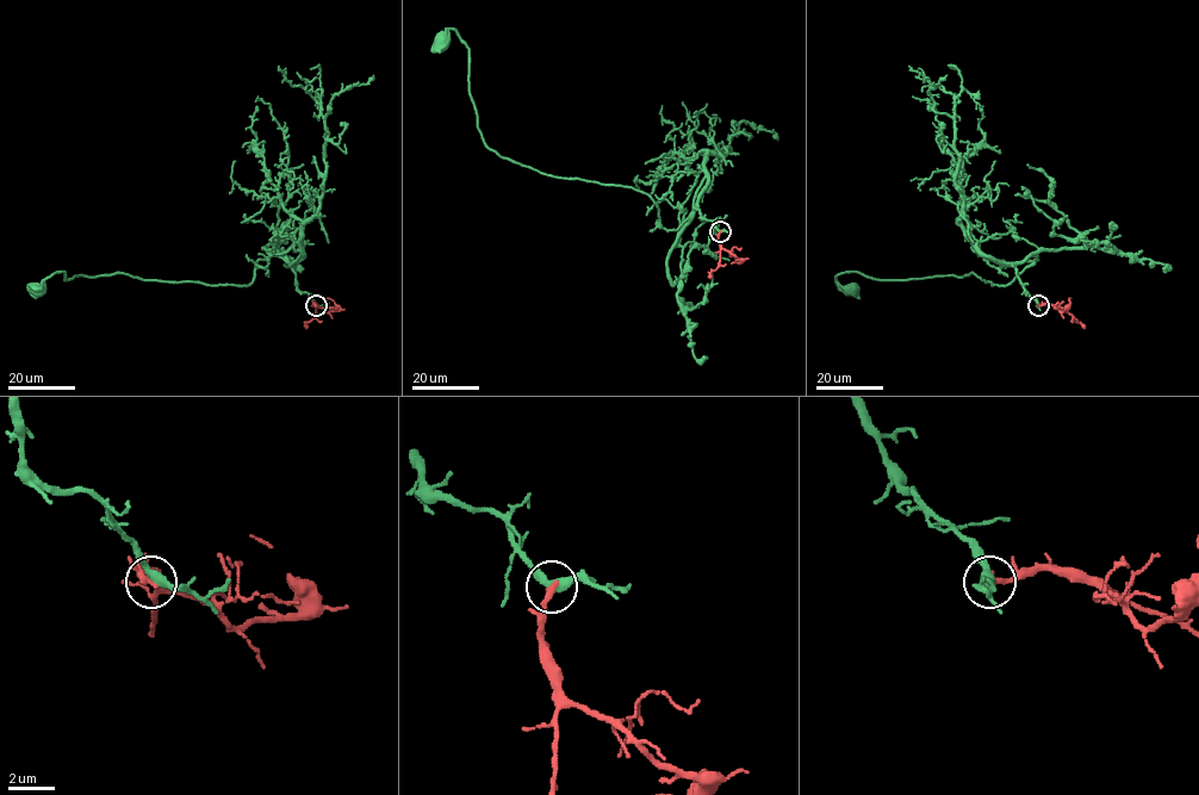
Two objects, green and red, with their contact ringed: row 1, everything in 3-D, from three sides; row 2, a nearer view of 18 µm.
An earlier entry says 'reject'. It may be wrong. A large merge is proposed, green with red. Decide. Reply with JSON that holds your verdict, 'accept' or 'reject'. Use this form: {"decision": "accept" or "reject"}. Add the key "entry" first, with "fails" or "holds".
{"entry": "holds", "decision": "reject"}

